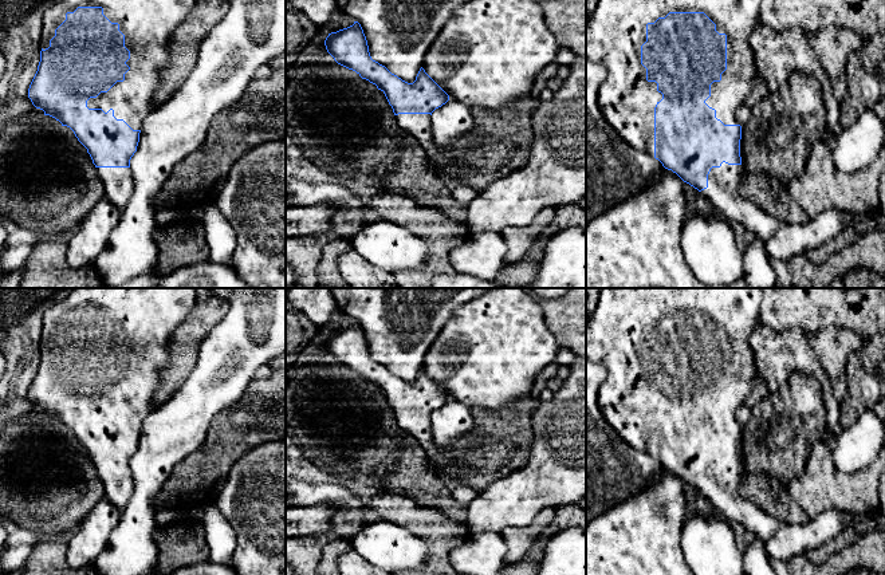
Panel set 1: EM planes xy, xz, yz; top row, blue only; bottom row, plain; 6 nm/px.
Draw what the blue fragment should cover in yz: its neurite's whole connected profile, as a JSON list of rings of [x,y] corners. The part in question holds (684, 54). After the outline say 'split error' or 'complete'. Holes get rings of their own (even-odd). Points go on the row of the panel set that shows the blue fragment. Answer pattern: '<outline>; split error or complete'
[[[598,0],[586,20],[586,59],[606,70],[606,79],[598,90],[598,106],[620,137],[697,189],[729,221],[742,224],[747,232],[767,241],[782,222],[739,192],[744,166],[740,157],[742,126],[736,118],[759,75],[751,39],[760,24],[762,1]]]; split error

